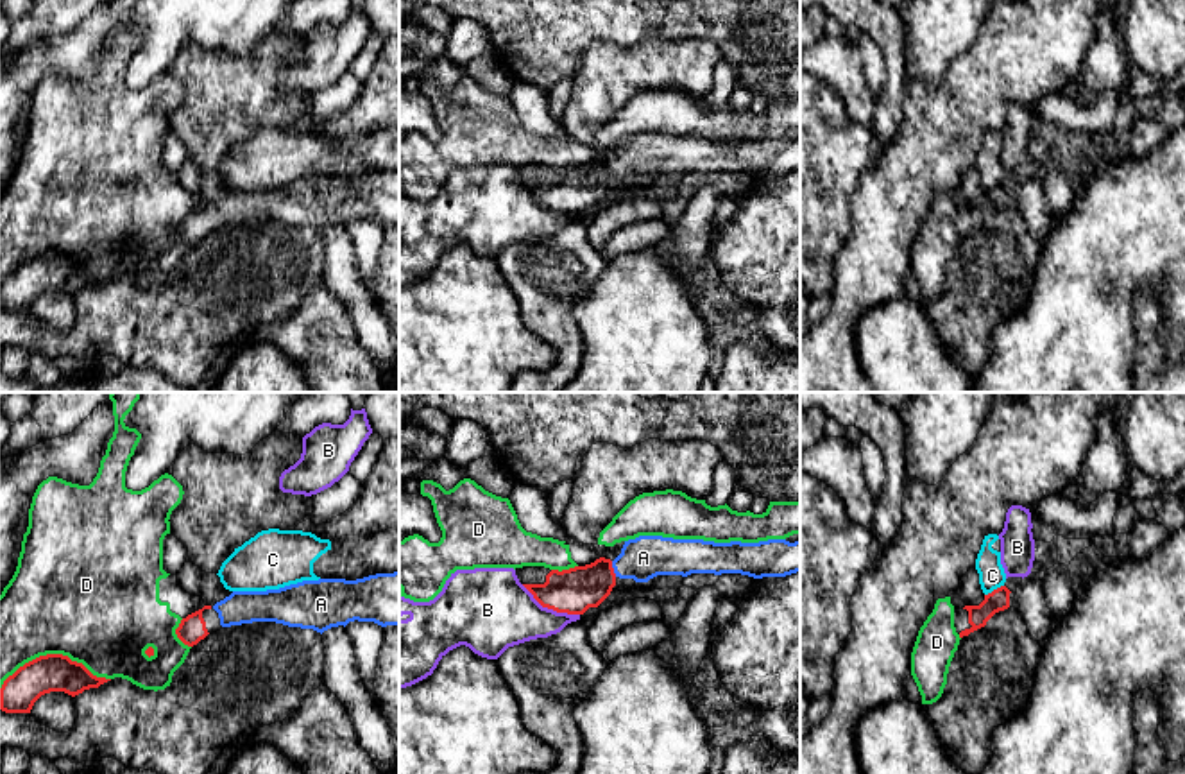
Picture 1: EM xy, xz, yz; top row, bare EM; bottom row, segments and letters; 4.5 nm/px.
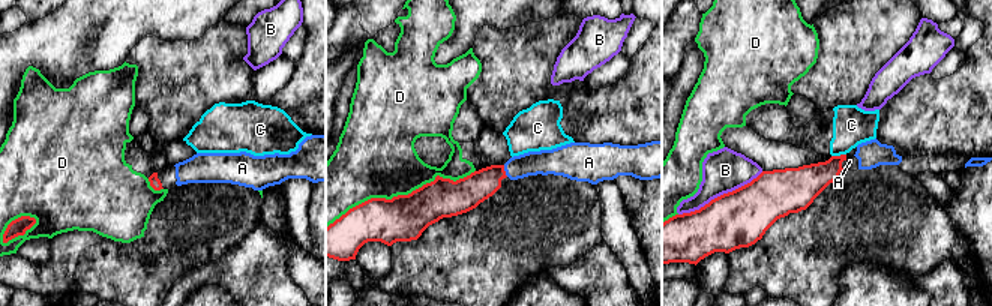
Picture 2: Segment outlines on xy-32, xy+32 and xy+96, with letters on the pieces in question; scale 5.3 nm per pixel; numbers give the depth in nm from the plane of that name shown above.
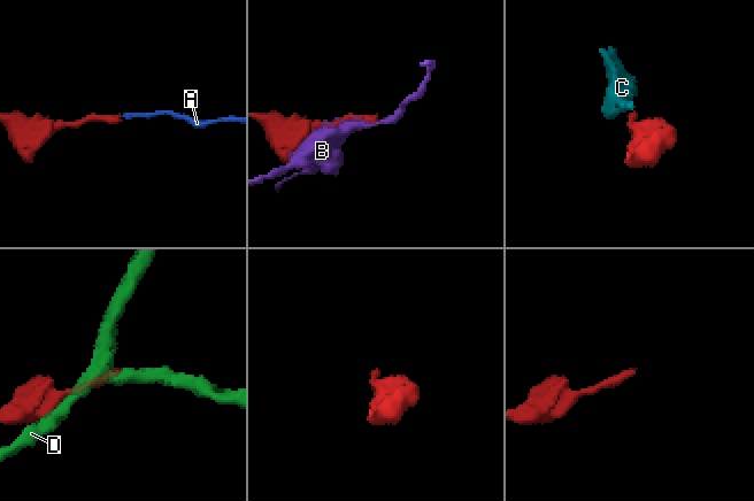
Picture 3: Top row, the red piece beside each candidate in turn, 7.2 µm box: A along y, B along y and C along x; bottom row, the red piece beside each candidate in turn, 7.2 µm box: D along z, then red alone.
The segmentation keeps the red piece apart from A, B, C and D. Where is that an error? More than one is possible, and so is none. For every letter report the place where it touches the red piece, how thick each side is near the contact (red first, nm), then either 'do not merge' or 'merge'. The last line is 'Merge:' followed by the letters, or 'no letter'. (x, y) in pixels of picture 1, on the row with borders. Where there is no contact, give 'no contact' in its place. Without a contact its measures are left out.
A: xz (613, 568) | 200/190 nm | merge
B: xz (550, 608) | 200/340 nm | do not merge
C: yz (994, 590) | 100/120 nm | do not merge
D: xy (52, 654) | 180/480 nm | do not merge
Merge: A

